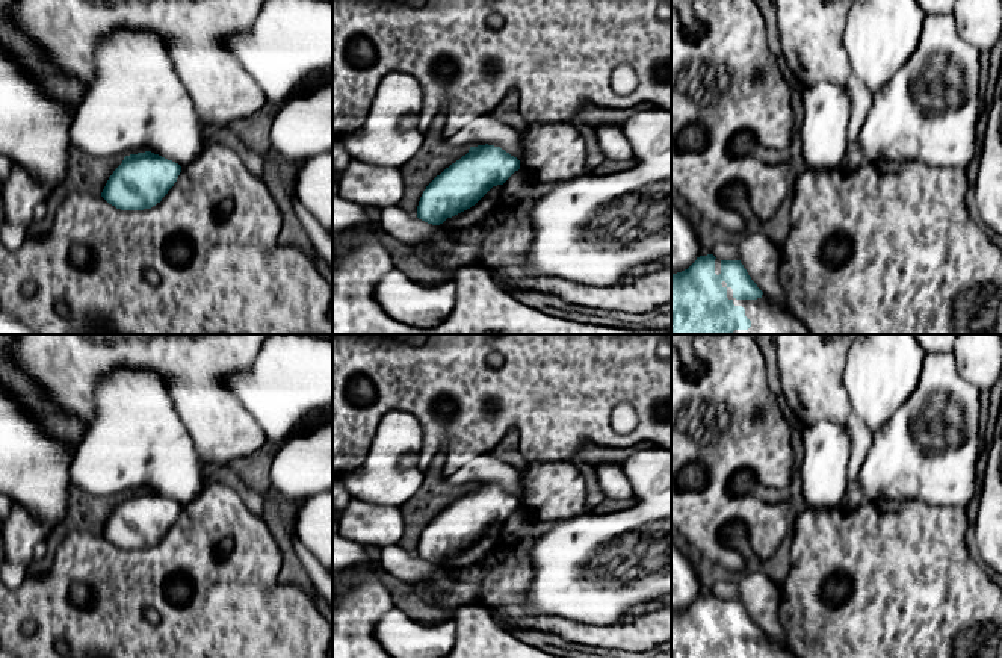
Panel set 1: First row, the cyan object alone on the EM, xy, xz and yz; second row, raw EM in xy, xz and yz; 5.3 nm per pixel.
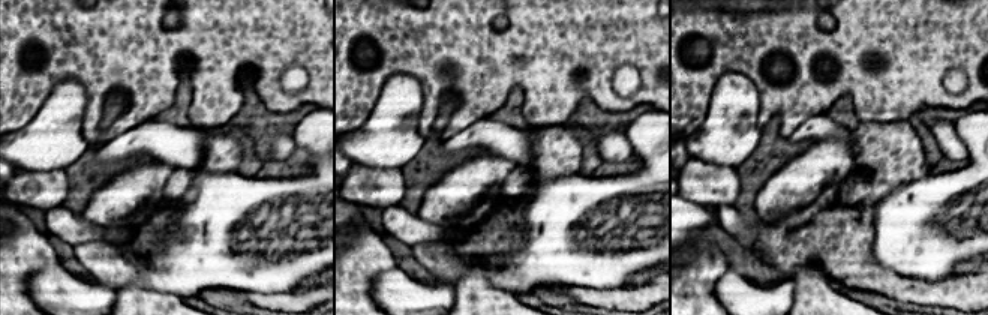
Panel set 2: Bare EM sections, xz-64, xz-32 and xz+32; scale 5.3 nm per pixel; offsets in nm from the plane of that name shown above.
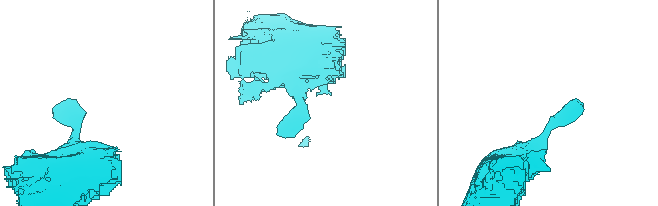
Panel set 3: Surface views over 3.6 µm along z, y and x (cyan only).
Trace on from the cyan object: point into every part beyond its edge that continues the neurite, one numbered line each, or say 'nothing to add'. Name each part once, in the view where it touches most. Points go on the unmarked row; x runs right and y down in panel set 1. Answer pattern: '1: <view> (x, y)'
1: yz (763, 646)

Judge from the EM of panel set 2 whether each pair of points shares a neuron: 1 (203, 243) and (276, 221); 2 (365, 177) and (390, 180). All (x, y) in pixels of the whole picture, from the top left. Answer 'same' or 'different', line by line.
1: same
2: same

